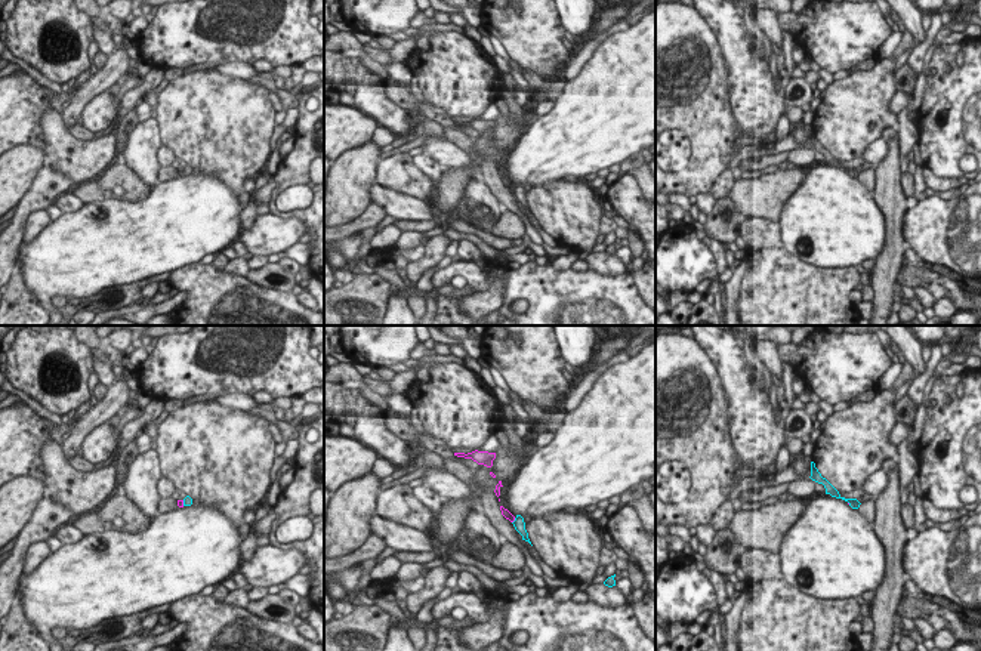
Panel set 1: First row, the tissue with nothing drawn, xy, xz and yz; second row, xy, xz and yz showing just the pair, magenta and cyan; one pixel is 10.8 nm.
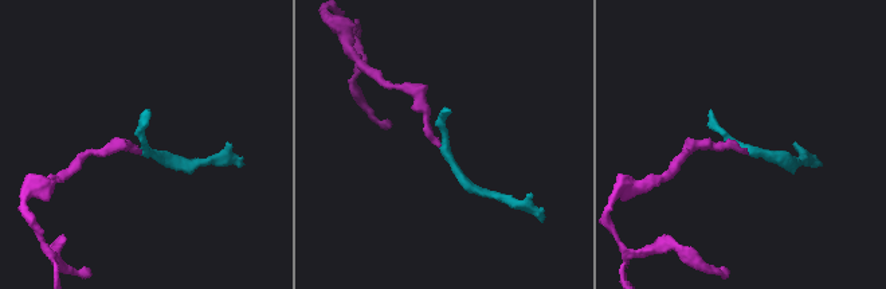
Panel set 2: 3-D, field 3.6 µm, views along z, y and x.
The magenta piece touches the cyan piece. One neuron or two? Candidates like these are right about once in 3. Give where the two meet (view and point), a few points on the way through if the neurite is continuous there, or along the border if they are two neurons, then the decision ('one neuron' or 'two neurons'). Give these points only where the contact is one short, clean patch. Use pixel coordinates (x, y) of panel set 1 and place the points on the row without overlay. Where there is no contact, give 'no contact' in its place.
xy (182, 172) | across xy (179, 170), (182, 172), (187, 170) | one neuron

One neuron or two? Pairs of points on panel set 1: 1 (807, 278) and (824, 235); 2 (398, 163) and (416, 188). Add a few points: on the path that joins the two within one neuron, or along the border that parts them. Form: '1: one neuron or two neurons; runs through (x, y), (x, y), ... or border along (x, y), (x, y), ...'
1: two neurons; border along (784, 244), (801, 259), (818, 267), (848, 265)
2: one neuron; runs through (400, 169), (412, 182)

